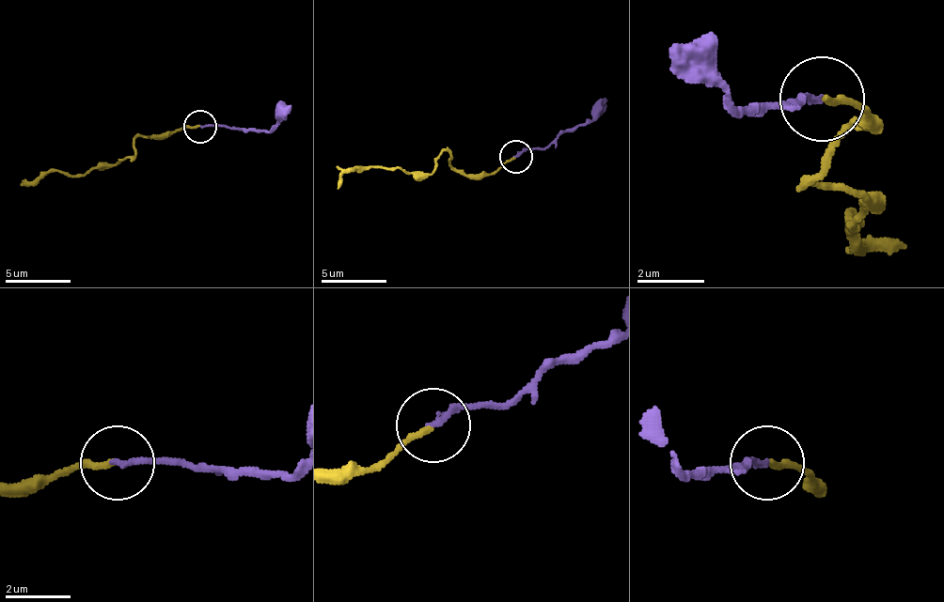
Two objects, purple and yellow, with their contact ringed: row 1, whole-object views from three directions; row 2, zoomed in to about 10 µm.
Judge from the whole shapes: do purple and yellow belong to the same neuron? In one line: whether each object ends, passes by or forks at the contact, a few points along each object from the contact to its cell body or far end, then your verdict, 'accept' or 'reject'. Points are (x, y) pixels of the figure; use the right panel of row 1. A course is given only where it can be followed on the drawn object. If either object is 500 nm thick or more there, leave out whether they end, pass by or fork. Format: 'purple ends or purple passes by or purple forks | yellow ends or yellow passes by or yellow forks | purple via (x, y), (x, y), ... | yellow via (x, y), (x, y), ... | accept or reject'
purple ends | yellow ends | purple via (819, 101), (734, 110), (667, 51) | yellow via (819, 101), (861, 110), (870, 118), (802, 177), (861, 203), (853, 228), (853, 211), (853, 237), (904, 245) | accept

